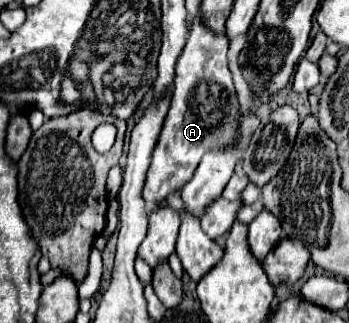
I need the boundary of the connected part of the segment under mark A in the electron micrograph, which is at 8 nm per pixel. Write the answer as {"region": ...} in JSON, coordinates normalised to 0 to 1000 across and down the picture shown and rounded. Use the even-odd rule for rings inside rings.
{"region":[[[559,50],[530,155],[501,204],[490,328],[438,471],[433,520],[421,533],[421,563],[410,582],[410,619],[421,644],[467,625],[490,588],[524,582],[524,570],[547,557],[593,464],[622,464],[673,440],[673,353],[685,341],[685,316],[650,204],[650,155],[656,124],[645,99],[616,105],[587,80],[576,50]]]}

